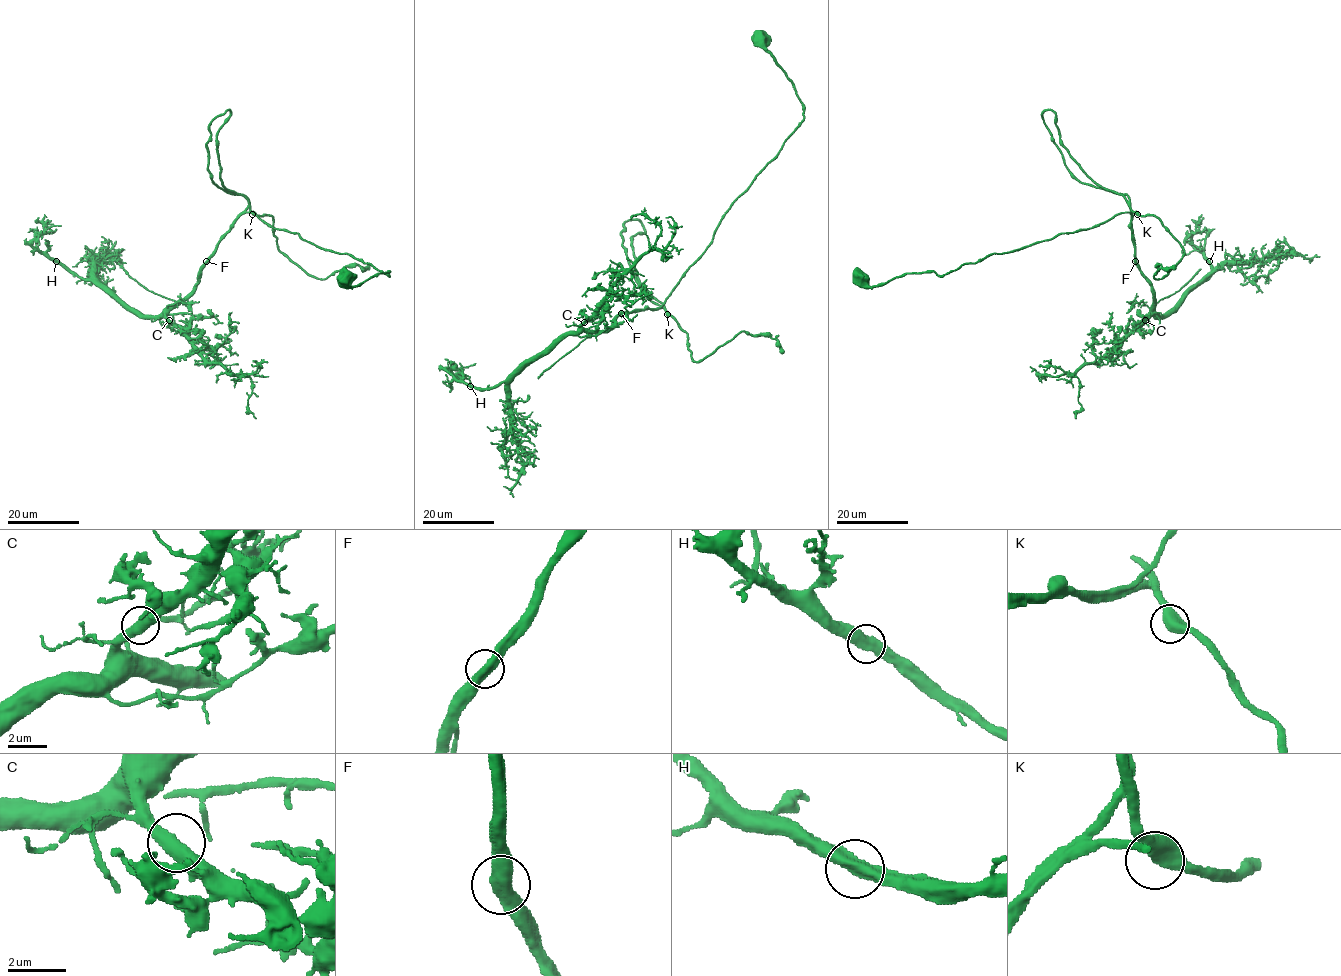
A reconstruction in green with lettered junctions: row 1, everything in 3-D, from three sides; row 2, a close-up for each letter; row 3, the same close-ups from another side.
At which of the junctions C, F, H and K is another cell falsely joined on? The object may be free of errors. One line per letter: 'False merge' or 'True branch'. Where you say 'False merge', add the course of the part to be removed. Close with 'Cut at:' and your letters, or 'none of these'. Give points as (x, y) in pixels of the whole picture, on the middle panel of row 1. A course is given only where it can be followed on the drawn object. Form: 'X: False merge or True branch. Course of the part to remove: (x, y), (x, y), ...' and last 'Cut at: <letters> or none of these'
C: True branch
F: True branch
H: True branch
K: True branch
Cut at: none of these

